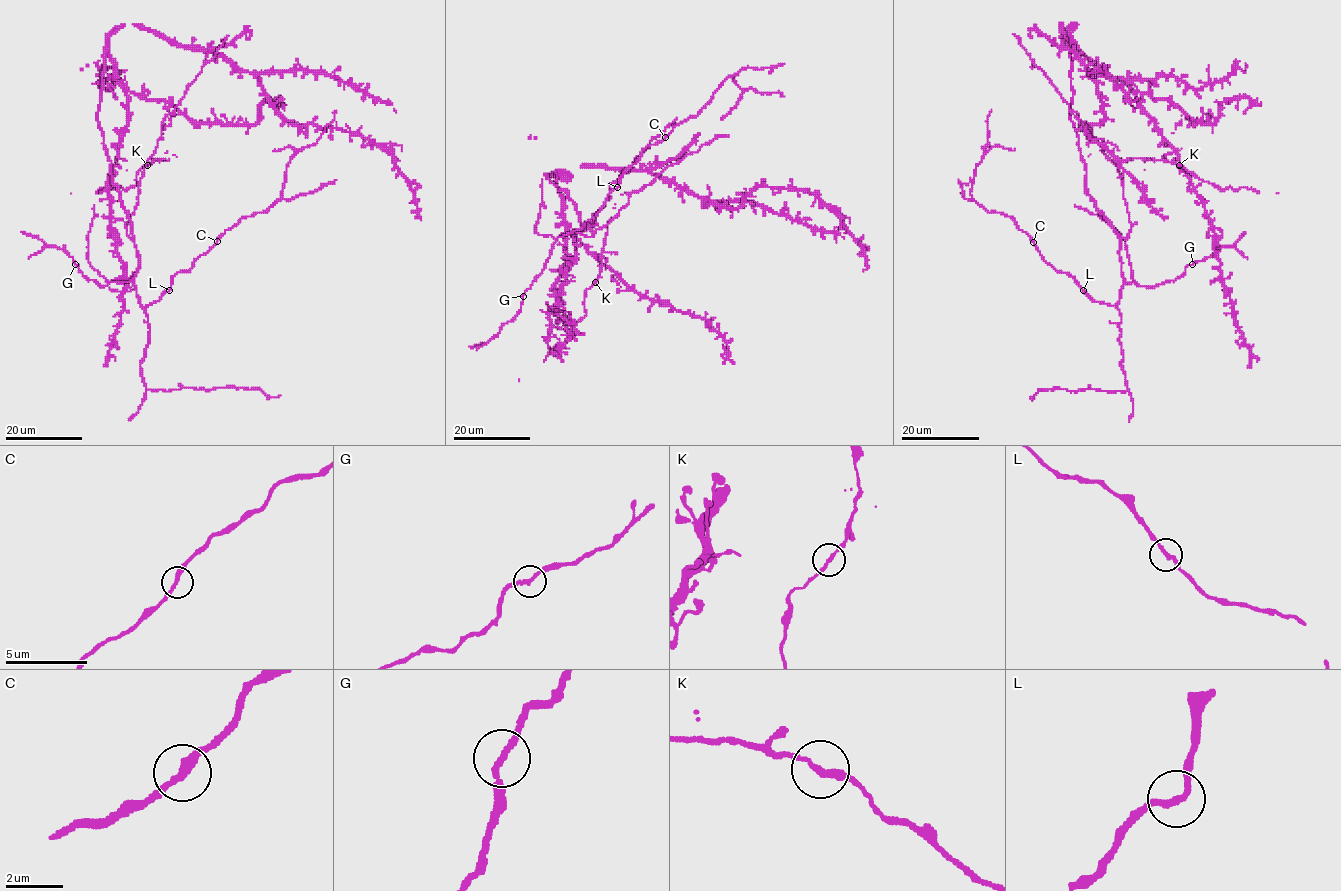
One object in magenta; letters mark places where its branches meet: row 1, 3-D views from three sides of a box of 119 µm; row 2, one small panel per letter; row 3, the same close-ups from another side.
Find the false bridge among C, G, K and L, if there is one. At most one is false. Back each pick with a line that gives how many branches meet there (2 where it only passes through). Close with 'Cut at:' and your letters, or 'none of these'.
Cut at: none of these

